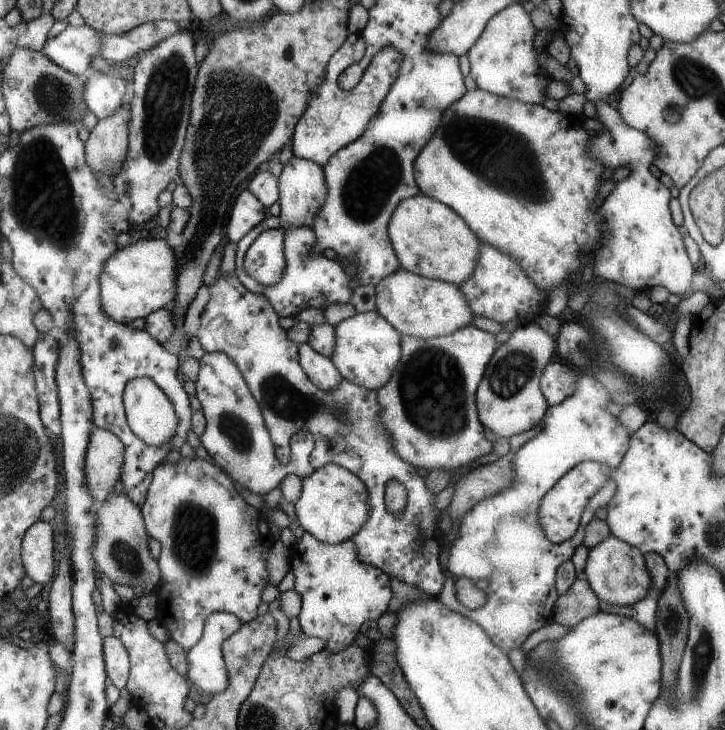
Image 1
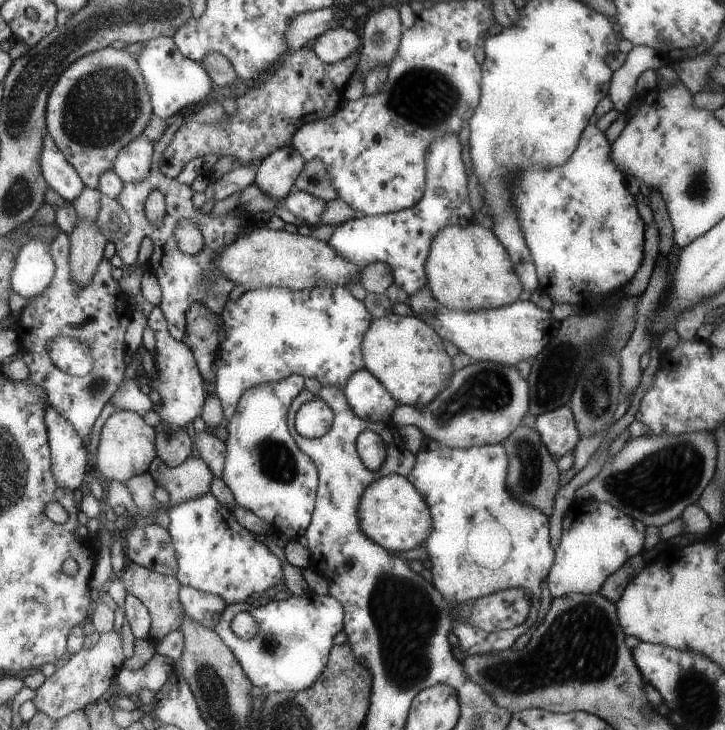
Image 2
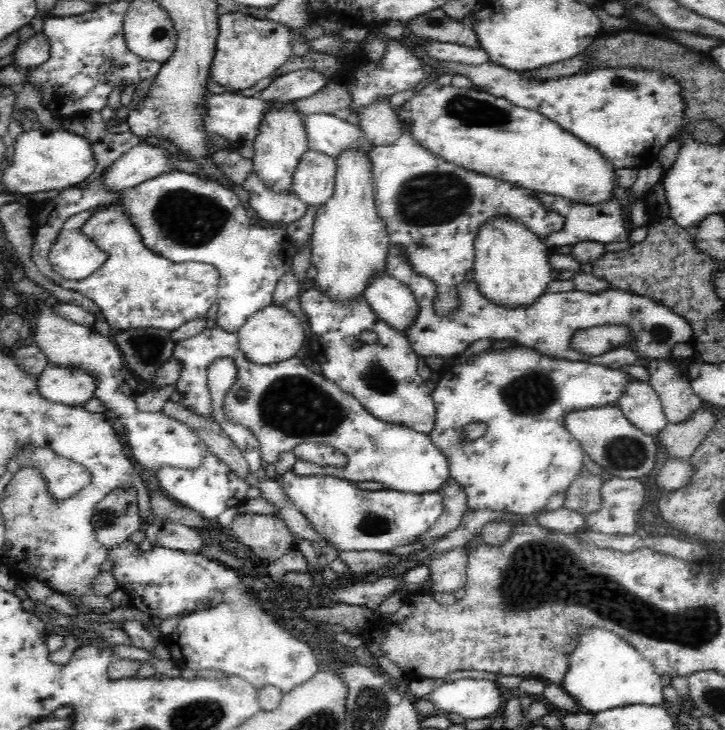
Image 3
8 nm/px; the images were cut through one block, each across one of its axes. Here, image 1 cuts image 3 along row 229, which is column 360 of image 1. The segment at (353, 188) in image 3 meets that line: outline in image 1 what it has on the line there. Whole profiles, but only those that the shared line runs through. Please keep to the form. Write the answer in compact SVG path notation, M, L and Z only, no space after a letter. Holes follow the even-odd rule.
M377 312L355 314L335 326L329 360L333 360L333 366L337 366L343 380L367 390L379 390L389 378L393 378L393 370L397 368L397 362L401 362L401 334Z

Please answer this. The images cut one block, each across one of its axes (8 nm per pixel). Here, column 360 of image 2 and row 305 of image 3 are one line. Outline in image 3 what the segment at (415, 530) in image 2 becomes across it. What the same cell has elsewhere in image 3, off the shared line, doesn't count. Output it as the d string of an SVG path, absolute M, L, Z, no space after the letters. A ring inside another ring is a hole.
M510 216L488 218L476 234L474 250L474 282L488 300L506 308L516 308L528 306L544 292L548 292L546 288L552 282L550 274L554 272L554 268L550 266L552 250L546 248L546 244L540 242L538 236L524 222L518 222Z

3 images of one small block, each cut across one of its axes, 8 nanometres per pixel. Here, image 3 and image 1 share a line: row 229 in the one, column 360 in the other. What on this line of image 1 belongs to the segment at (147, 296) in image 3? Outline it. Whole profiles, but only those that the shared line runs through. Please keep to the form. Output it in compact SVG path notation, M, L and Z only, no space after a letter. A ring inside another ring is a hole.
M349 34L345 46L329 58L329 64L325 66L325 78L323 82L311 92L309 106L305 114L301 116L301 122L297 126L297 132L293 134L293 150L295 156L311 160L325 168L325 162L337 154L343 146L349 146L355 138L361 138L365 134L365 126L369 126L369 118L377 114L377 106L381 106L381 100L385 98L391 82L397 76L397 60L399 54L395 50L383 50L379 52L371 64L367 66L363 78L353 90L339 88L339 76L353 64L359 64L365 56L365 42L361 40L361 34Z

